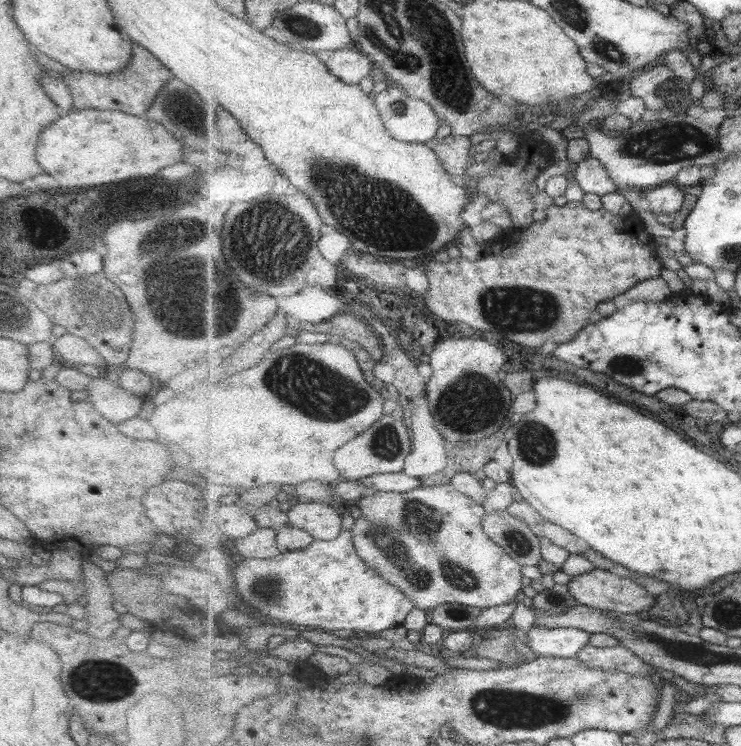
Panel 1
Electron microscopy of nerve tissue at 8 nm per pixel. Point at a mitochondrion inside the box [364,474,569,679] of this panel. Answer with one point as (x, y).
(460, 575)

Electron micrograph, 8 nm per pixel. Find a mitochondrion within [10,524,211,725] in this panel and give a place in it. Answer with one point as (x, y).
(105, 683)

